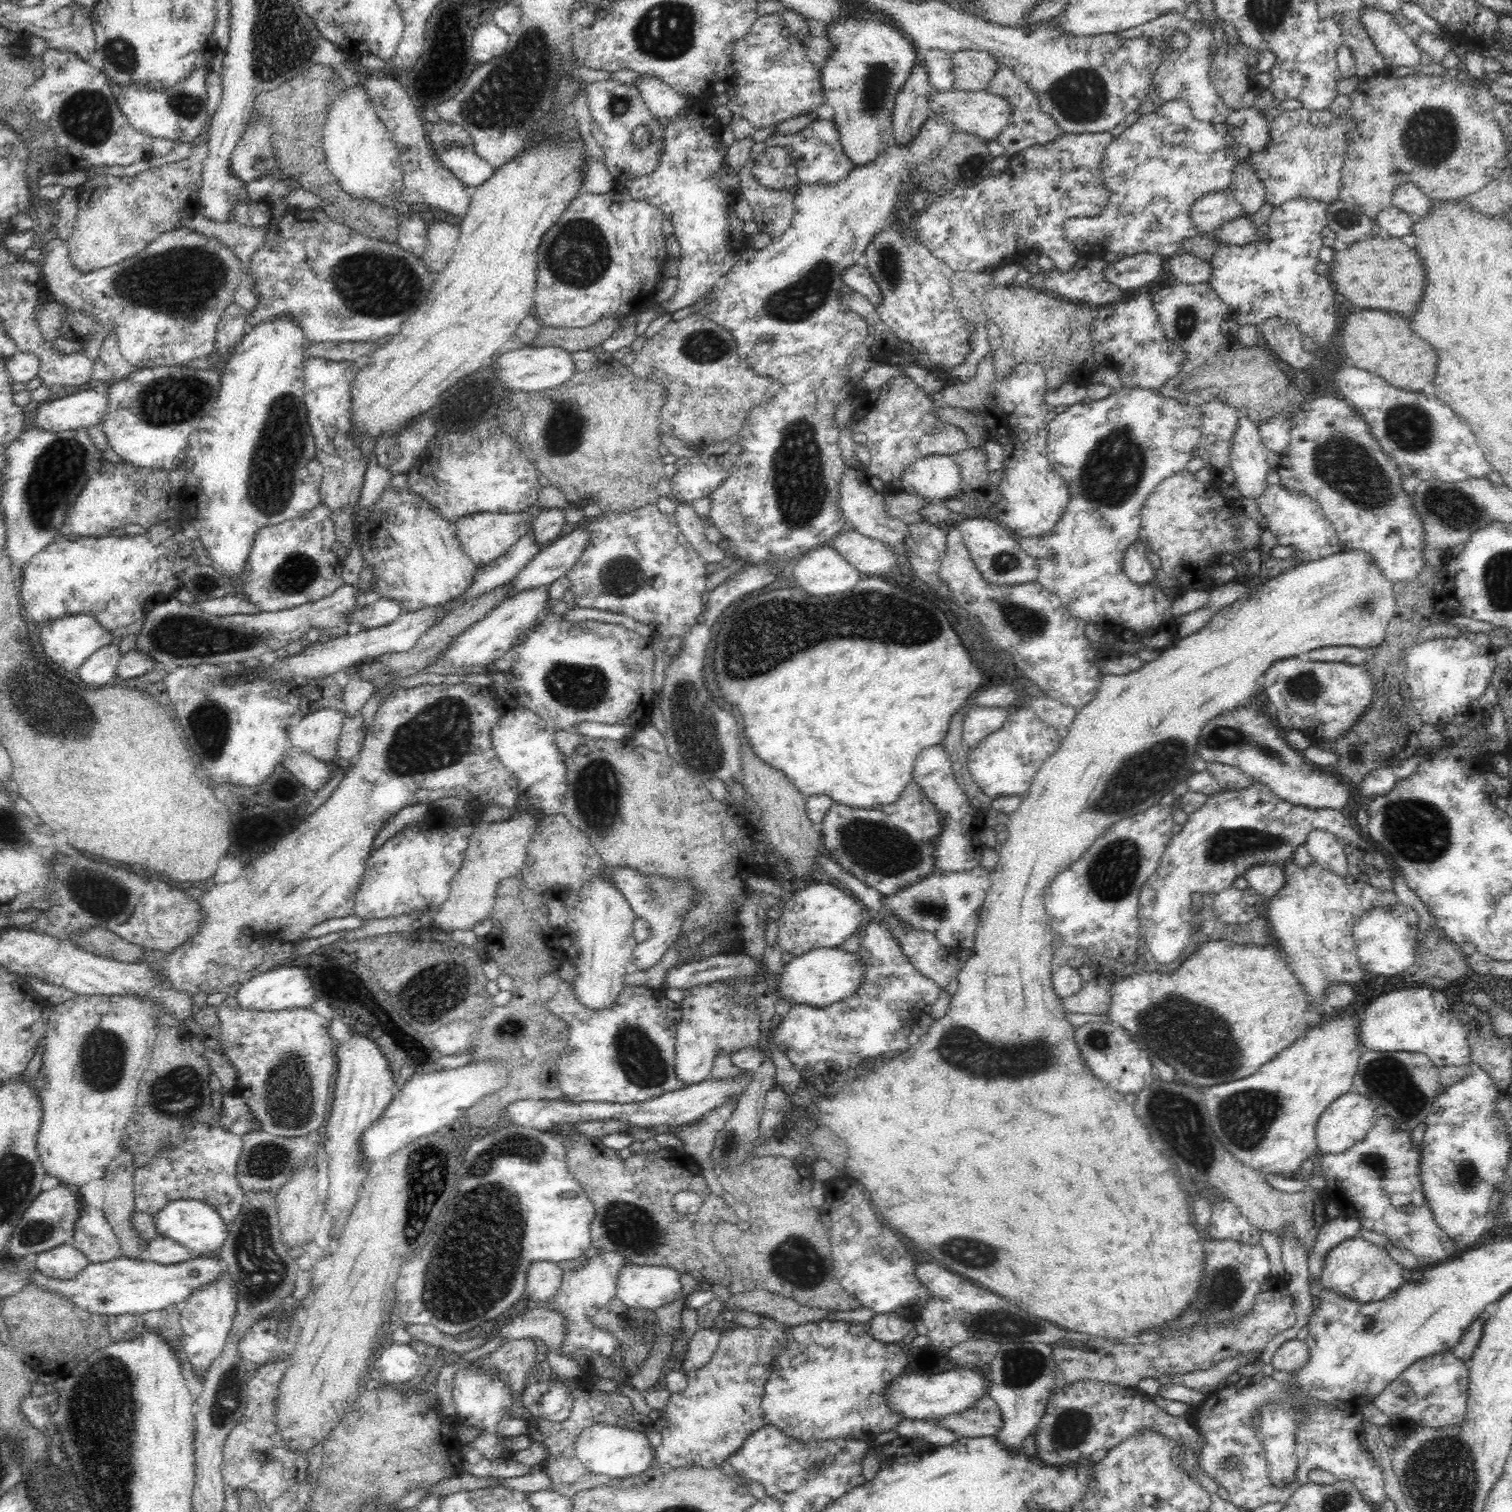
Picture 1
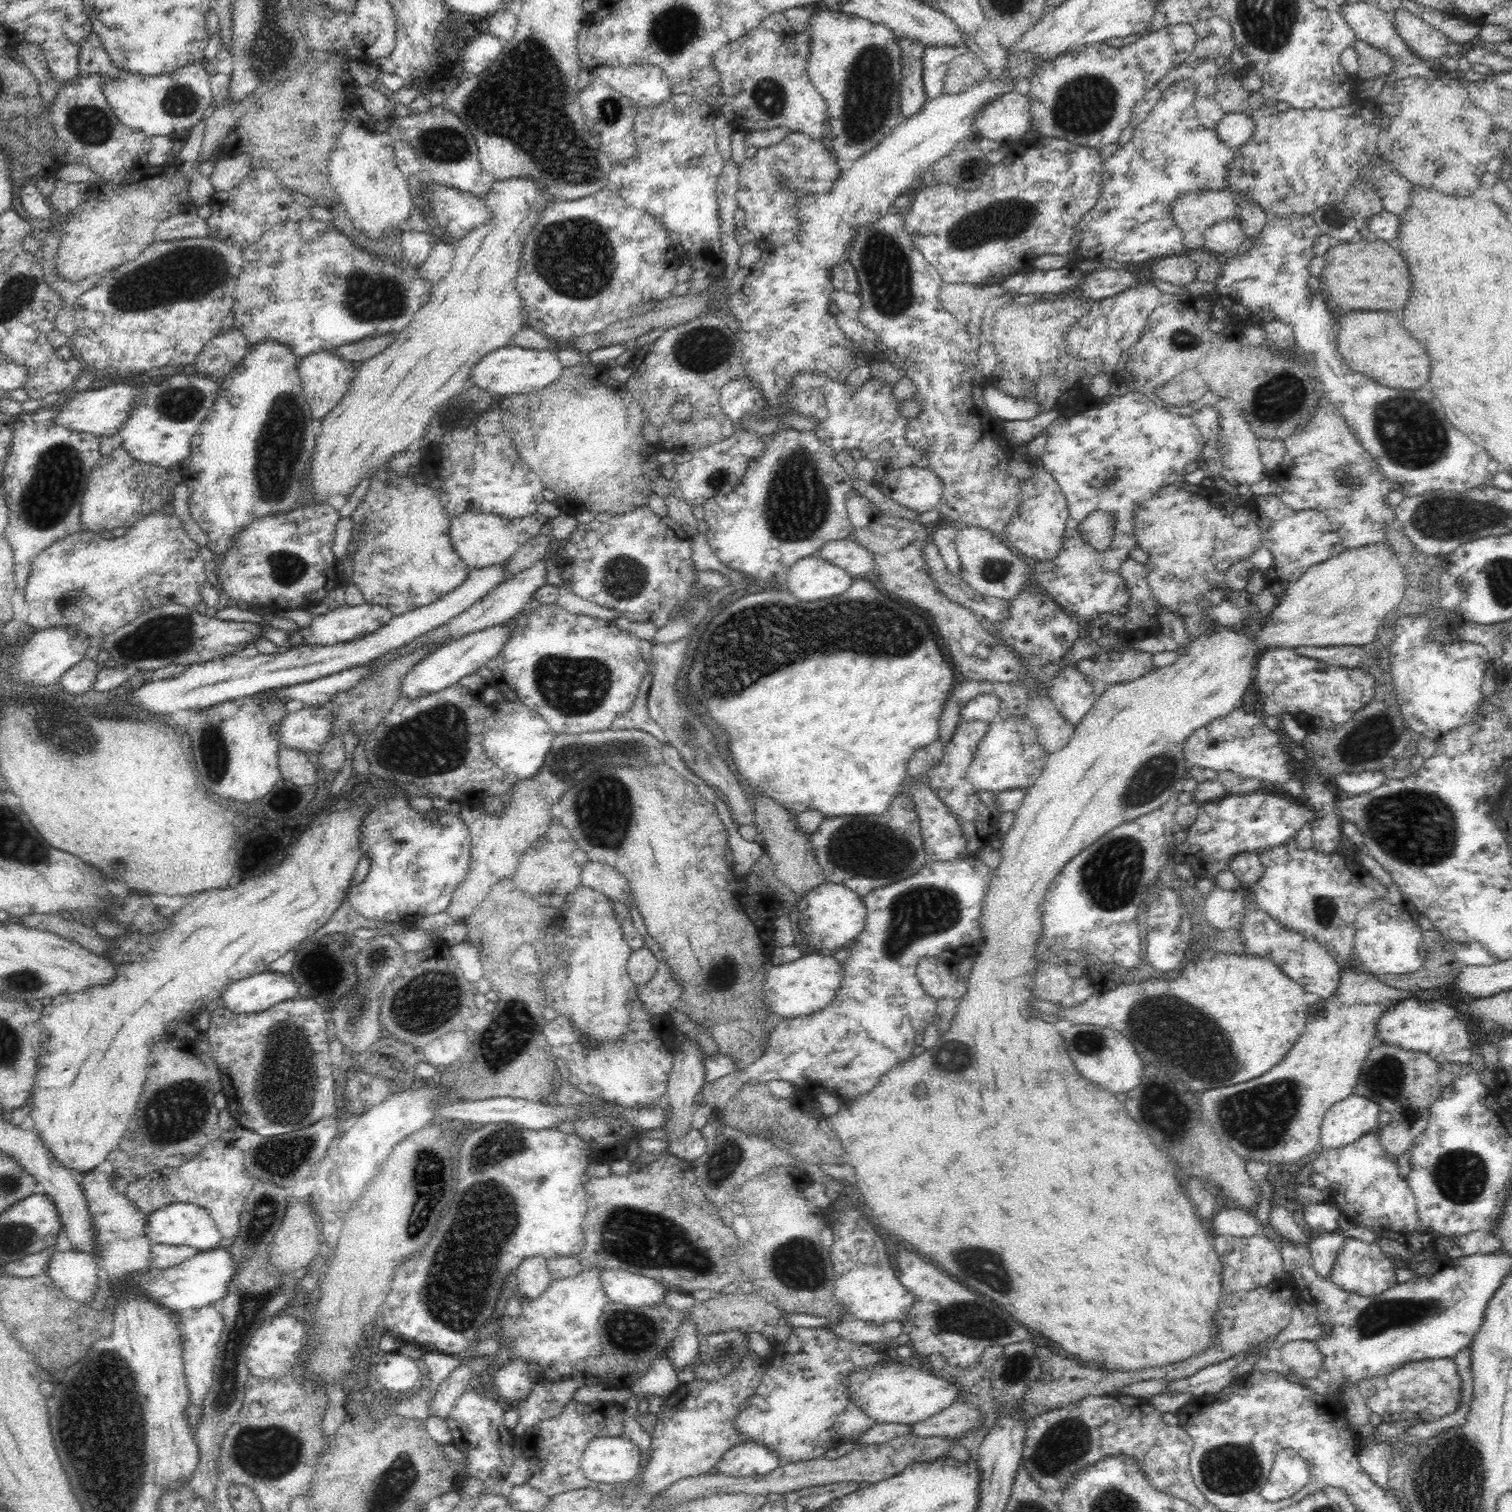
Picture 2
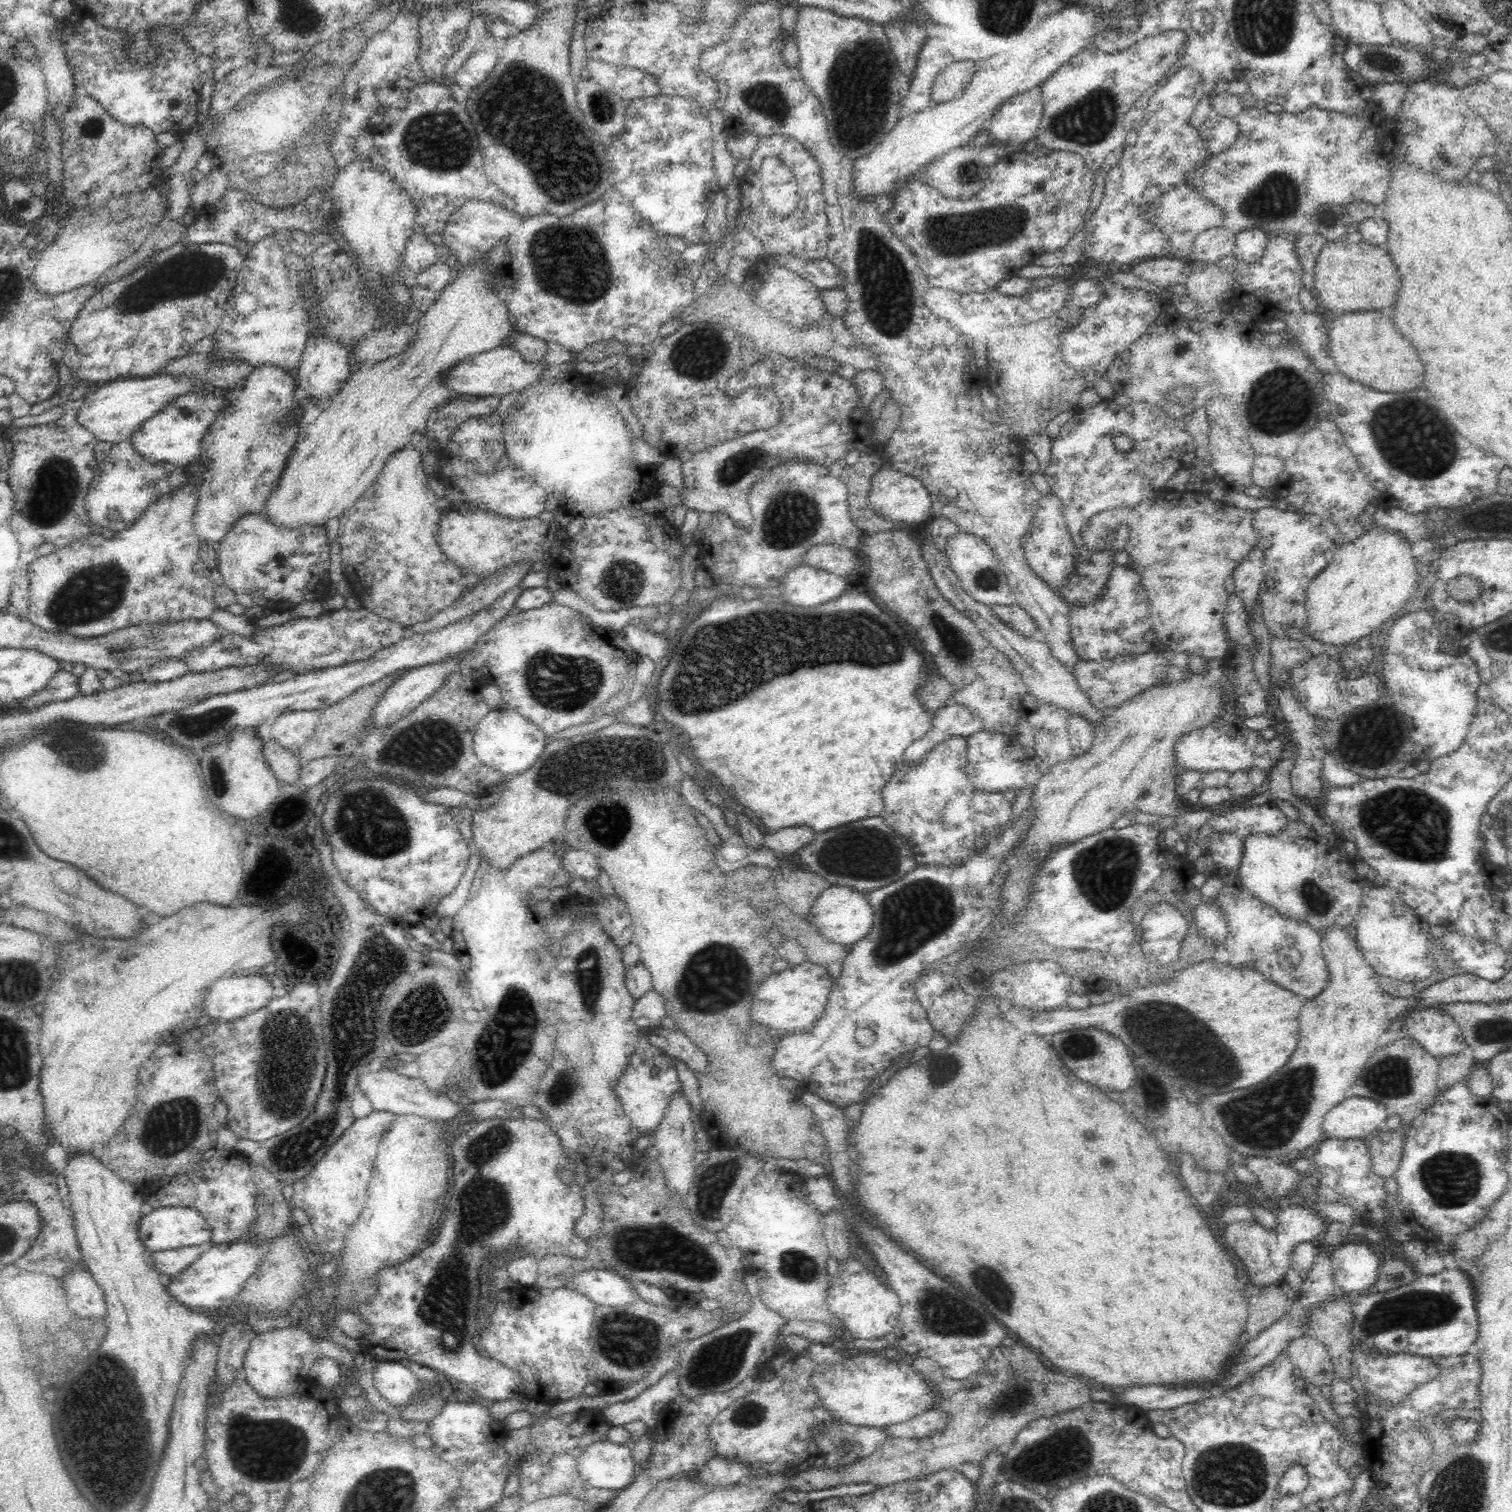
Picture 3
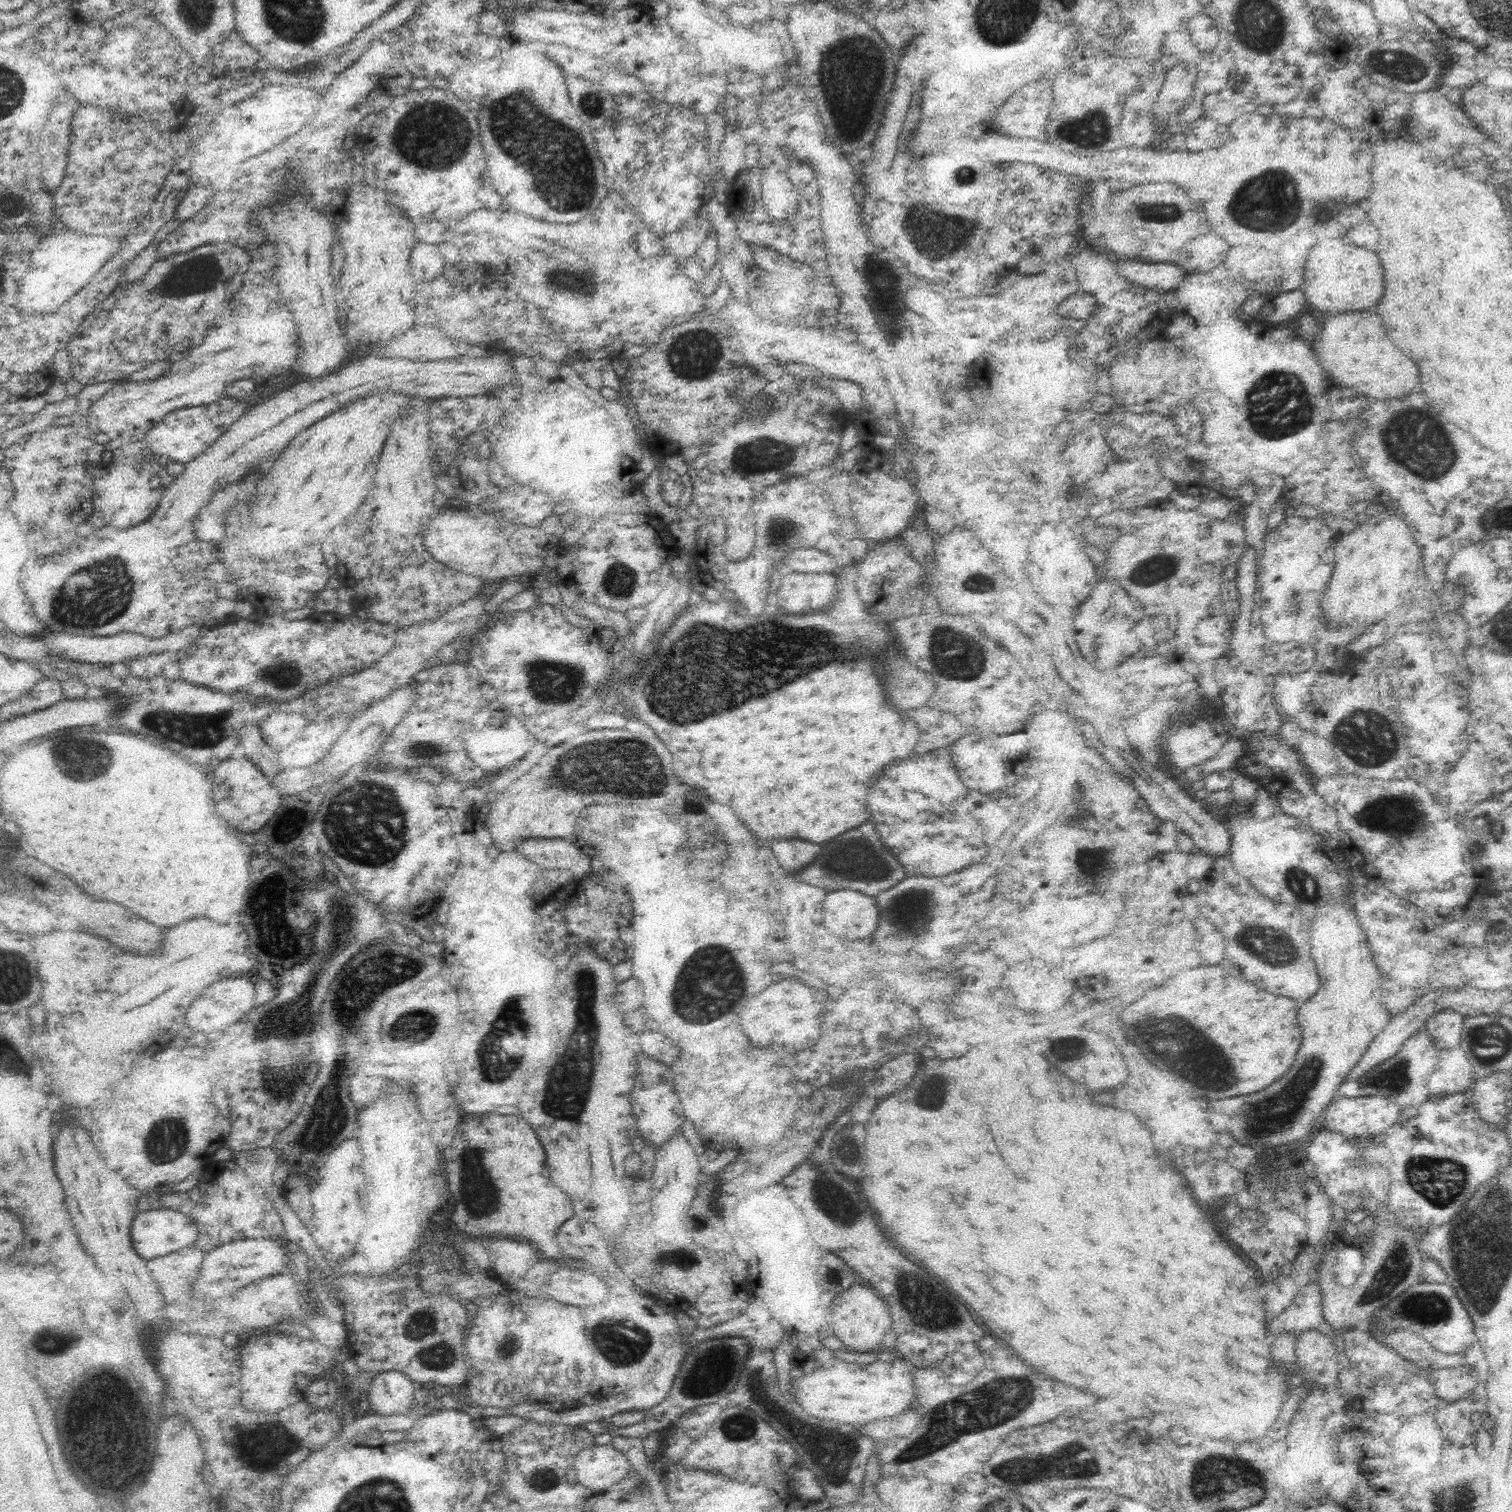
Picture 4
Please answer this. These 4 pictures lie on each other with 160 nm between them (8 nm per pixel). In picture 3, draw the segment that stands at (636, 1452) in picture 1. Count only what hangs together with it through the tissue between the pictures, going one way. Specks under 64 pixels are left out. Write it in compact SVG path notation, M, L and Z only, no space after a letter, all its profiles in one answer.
M606 1440L586 1447L578 1457L577 1469L594 1494L601 1490L625 1489L639 1467L634 1462L630 1443L615 1444Z

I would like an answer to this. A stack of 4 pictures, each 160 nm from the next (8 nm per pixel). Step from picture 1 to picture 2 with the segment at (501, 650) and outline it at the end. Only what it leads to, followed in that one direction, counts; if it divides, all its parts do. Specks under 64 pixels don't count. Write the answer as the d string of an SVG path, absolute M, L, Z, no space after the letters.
M508 620L502 624L496 624L496 626L488 626L486 630L470 632L458 640L452 640L452 642L432 650L408 671L401 682L400 693L408 698L418 698L418 696L426 696L438 692L442 688L452 686L460 678L476 672L478 668L494 658L509 639L512 629L513 622Z

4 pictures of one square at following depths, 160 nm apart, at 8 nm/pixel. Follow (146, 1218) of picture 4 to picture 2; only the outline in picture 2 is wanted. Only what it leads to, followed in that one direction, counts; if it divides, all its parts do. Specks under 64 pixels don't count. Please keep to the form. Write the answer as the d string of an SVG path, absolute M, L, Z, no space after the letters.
M180 1202L162 1206L151 1212L146 1221L145 1235L153 1244L192 1247L198 1252L216 1248L223 1240L214 1220L205 1208Z

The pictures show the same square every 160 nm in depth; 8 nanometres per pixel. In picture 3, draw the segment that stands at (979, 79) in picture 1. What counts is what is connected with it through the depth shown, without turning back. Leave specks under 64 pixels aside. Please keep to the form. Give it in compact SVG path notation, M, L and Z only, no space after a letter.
M969 60L947 66L933 82L931 88L932 104L948 102L948 100L962 96L972 78L973 66L974 63L969 62Z

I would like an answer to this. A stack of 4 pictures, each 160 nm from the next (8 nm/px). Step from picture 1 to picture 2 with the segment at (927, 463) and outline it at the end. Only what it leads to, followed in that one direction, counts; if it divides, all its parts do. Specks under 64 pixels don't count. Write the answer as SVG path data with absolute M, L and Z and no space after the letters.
M914 464L888 471L876 485L890 500L918 513L937 508L943 486L939 476L930 467Z

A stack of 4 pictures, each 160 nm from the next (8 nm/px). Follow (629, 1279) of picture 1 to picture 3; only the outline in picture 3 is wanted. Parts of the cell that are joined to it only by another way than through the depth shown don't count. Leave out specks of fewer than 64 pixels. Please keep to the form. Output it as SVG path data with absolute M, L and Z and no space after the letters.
M588 1269L576 1274L572 1281L572 1290L578 1291L599 1307L626 1309L640 1299L634 1287L614 1270Z

